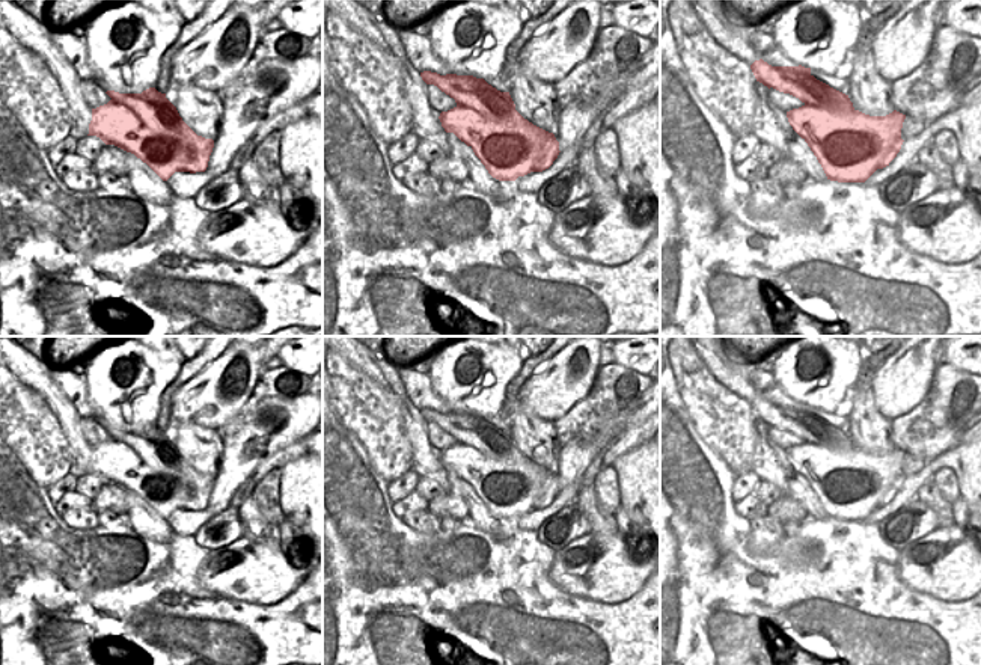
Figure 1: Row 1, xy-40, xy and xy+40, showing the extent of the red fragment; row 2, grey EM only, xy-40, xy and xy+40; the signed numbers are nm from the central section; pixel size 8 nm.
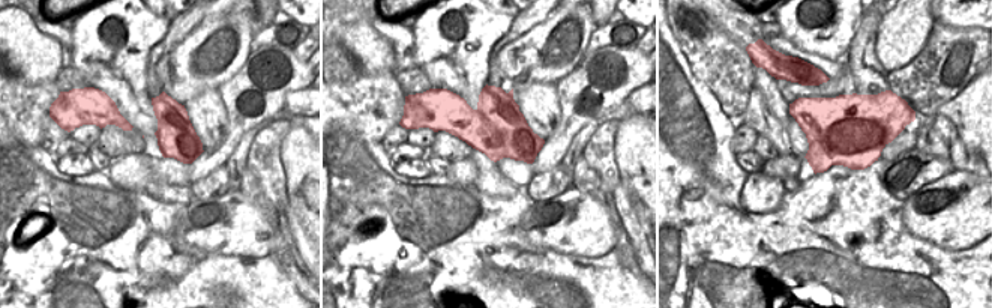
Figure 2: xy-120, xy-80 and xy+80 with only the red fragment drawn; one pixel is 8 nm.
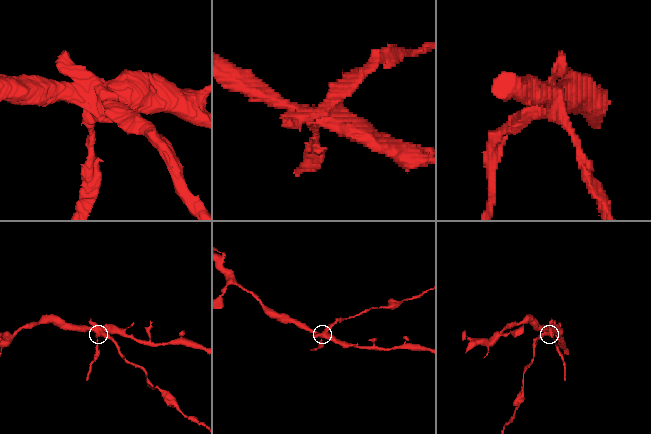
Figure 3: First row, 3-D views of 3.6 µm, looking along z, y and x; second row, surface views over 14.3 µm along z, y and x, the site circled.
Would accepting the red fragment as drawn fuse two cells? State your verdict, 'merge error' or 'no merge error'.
merge error

